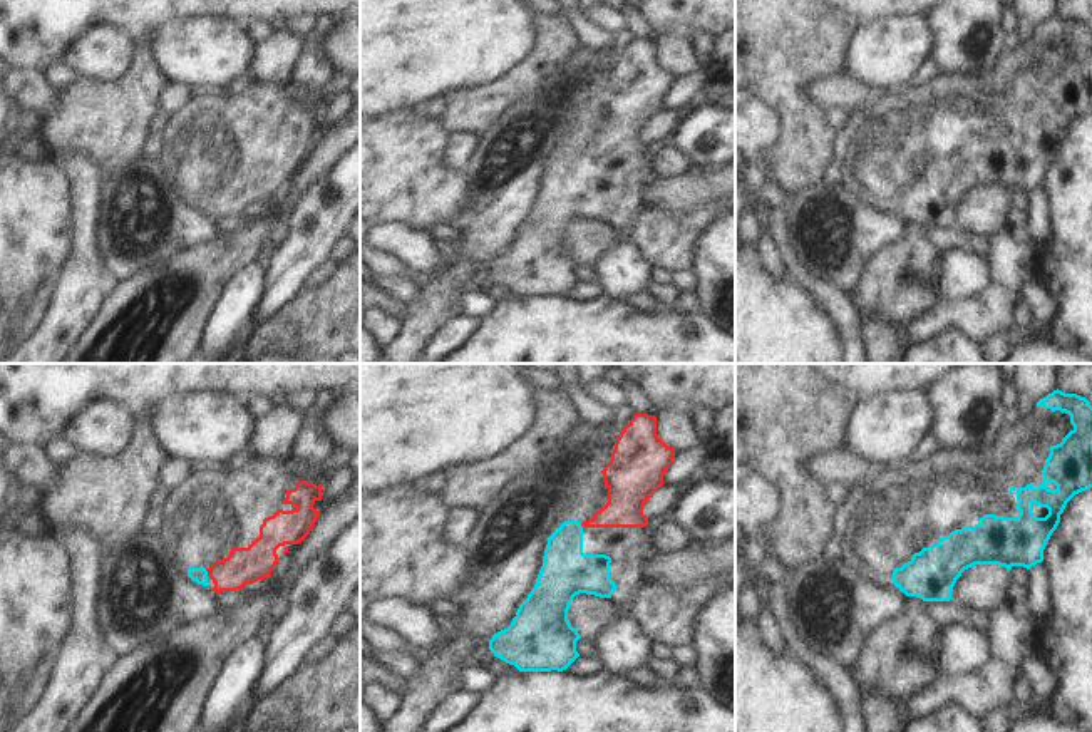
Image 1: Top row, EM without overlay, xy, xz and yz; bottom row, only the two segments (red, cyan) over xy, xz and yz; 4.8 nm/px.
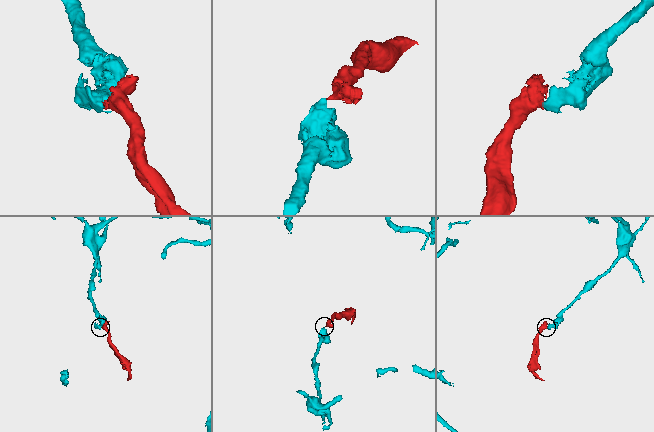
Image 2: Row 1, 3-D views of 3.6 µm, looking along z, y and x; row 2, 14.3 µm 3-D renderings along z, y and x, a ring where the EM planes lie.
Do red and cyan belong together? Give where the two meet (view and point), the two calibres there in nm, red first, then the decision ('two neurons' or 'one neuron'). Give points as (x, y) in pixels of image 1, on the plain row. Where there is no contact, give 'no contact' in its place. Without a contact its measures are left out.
xy (206, 195) | 180/80 nm | one neuron

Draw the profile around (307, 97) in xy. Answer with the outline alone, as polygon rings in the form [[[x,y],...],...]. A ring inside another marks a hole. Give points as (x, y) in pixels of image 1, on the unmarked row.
[[[290,84],[286,89],[293,94],[293,97],[295,97],[296,101],[301,102],[300,106],[313,107],[313,109],[317,109],[317,111],[320,111],[320,109],[325,107],[325,106],[322,104],[318,94],[313,94],[313,92],[310,92],[310,90],[306,90],[306,89],[301,89],[300,85],[295,85],[295,84]]]

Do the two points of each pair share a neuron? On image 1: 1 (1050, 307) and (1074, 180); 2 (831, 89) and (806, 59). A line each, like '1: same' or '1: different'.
1: different
2: different

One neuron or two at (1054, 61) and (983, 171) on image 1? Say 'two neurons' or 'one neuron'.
one neuron

